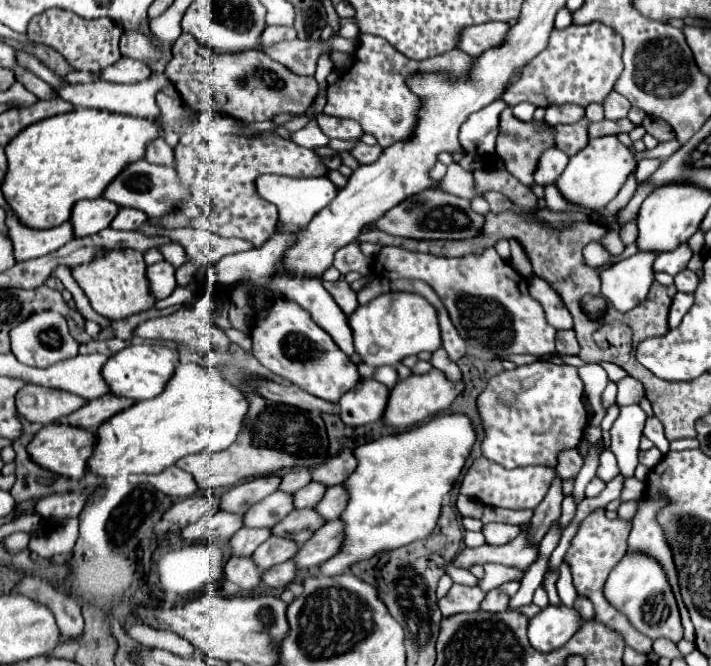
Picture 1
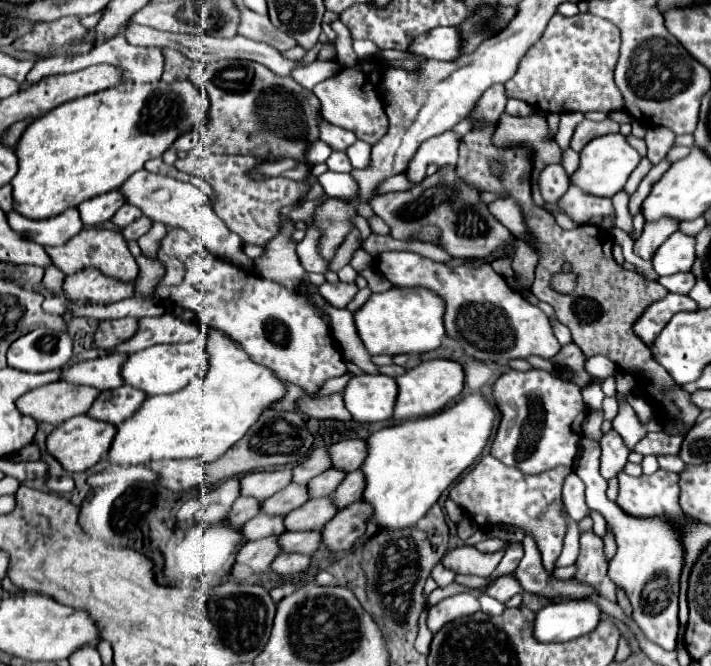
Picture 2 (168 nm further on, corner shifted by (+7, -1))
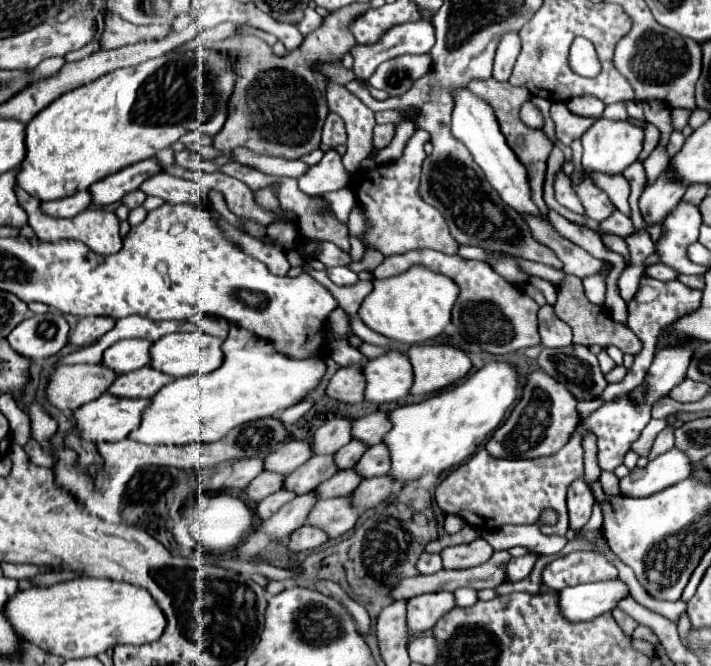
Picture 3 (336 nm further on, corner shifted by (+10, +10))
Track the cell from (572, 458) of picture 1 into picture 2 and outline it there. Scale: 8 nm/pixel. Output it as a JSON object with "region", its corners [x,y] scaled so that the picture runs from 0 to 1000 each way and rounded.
{"region":[[[803,709],[792,724],[792,757],[803,778],[812,784],[828,772],[828,763],[823,757],[823,730],[809,709]]]}

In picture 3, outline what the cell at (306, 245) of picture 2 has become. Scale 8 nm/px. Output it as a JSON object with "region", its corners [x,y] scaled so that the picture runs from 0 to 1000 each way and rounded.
{"region":[[[464,224],[456,230],[453,242],[439,248],[428,263],[422,263],[419,281],[436,293],[450,293],[453,287],[467,288],[489,278],[489,257],[481,248],[481,236]]]}

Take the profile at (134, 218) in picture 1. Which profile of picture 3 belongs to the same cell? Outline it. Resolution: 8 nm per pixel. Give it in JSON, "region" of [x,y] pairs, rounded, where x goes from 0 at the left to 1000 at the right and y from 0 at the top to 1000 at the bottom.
{"region":[[[191,284],[191,287],[180,290],[180,293],[172,299],[172,305],[174,305],[180,314],[188,314],[188,311],[200,308],[200,302],[203,302],[203,299],[205,299],[205,290],[200,290],[197,284]]]}

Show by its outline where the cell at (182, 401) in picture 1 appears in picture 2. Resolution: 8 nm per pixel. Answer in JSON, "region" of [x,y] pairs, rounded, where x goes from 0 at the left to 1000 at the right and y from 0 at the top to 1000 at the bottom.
{"region":[[[294,498],[305,505],[291,505],[291,517],[297,517],[291,562],[271,568],[243,592],[210,595],[181,631],[173,631],[148,682],[156,697],[193,700],[232,688],[277,685],[286,694],[300,694],[342,658],[381,604],[398,595],[398,577],[378,553],[359,547],[316,498]]]}

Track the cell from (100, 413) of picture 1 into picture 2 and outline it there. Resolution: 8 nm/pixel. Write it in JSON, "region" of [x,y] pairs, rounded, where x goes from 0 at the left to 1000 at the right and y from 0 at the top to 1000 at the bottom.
{"region":[[[173,577],[170,583],[142,589],[122,622],[134,631],[142,631],[142,634],[167,637],[176,628],[181,628],[198,610],[198,604],[204,598],[207,595],[198,586],[190,586],[179,577]]]}

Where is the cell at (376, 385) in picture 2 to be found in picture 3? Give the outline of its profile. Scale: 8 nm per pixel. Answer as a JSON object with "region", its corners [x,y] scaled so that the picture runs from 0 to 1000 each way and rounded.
{"region":[[[549,527],[512,548],[515,602],[549,605],[574,593],[579,578],[577,542],[563,527]]]}

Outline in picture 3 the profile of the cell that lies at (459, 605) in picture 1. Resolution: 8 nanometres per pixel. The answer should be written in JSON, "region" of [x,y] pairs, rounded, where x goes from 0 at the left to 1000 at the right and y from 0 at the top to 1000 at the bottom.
{"region":[[[633,887],[622,890],[605,890],[605,893],[588,893],[579,896],[571,905],[571,941],[574,941],[574,959],[588,950],[605,947],[613,932],[630,920],[639,911],[639,893]]]}

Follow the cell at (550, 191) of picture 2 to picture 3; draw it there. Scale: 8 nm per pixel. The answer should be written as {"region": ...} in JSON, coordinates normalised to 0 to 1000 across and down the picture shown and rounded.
{"region":[[[788,257],[785,266],[782,266],[779,284],[782,284],[782,302],[785,302],[790,311],[796,311],[796,314],[802,314],[802,317],[807,317],[807,320],[813,320],[813,323],[821,323],[821,311],[819,311],[816,299],[810,296],[810,290],[807,290],[805,281],[802,281],[802,266],[796,266],[790,257]]]}

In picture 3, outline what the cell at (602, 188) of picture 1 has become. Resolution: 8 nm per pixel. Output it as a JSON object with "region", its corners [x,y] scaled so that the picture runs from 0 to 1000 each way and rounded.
{"region":[[[838,179],[833,185],[833,191],[819,203],[819,251],[821,257],[841,257],[841,260],[875,260],[883,248],[889,248],[900,227],[903,227],[903,212],[906,212],[906,200],[903,191],[889,188],[883,182],[858,182],[858,179]]]}

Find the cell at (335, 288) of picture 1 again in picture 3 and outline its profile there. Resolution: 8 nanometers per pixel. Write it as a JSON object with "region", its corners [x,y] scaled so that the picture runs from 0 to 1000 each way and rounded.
{"region":[[[467,401],[459,410],[478,431],[489,431],[489,428],[498,428],[504,422],[504,413],[498,407],[492,407],[489,401]]]}

